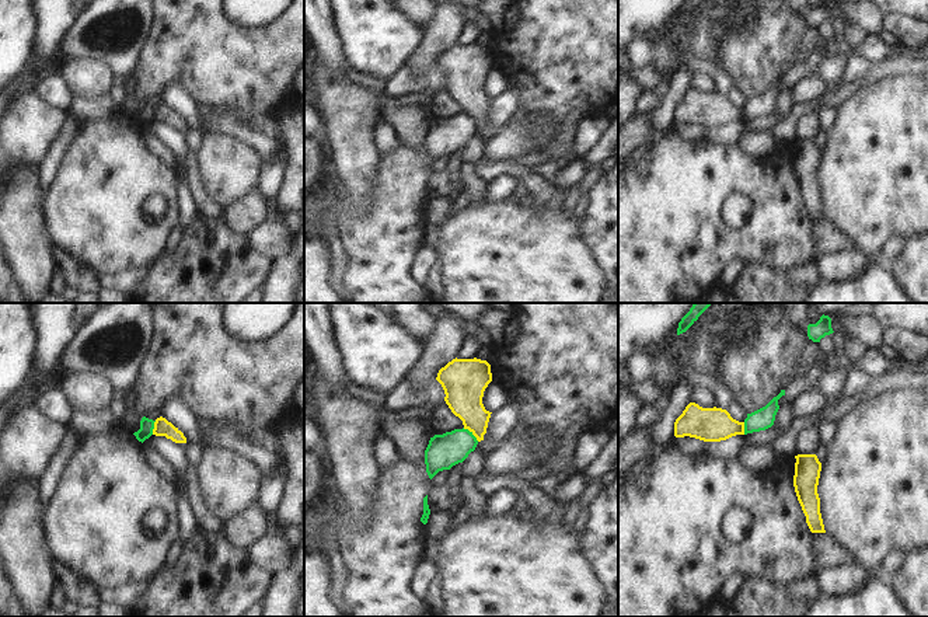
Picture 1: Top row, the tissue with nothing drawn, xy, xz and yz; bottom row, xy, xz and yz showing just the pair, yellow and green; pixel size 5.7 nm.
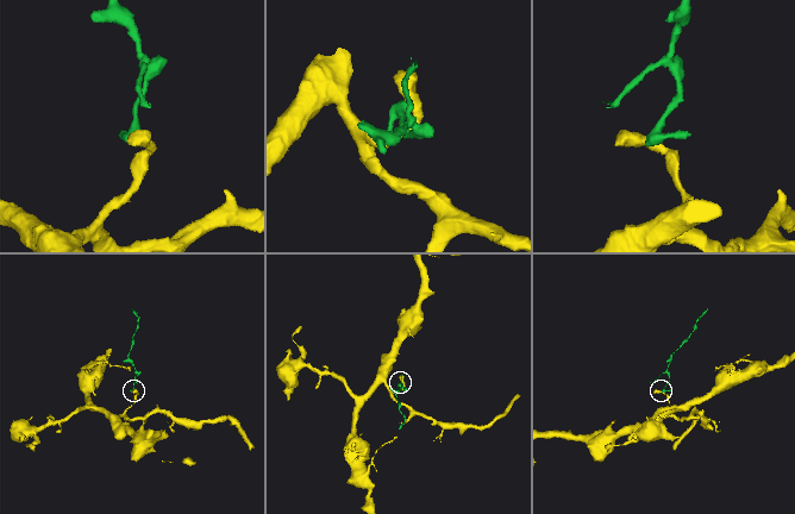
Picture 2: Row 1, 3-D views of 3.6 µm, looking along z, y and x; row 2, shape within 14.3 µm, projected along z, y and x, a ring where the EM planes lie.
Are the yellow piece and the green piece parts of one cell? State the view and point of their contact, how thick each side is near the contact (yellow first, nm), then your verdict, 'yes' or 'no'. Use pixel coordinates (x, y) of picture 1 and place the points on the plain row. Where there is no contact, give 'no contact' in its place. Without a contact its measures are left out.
meets yellow in xz at (473, 119); 220 nm thick on the yellow side, 200 nm on the other; no

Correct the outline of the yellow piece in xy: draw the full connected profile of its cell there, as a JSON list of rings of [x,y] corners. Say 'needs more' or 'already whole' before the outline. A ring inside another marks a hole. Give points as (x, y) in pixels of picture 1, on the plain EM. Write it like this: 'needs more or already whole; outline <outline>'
already whole; outline [[[163,102],[156,105],[153,121],[165,122],[175,129],[186,129],[184,119]]]

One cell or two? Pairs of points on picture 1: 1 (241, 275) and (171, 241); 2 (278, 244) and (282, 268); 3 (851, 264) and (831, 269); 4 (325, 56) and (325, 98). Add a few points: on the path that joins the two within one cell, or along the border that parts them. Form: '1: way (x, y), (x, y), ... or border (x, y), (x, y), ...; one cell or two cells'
1: border (182, 232), (180, 243), (173, 250), (164, 253); two cells
2: border (289, 253), (272, 260); two cells
3: way (847, 264), (836, 267); one cell
4: border (318, 62), (337, 82), (352, 83); two cells

